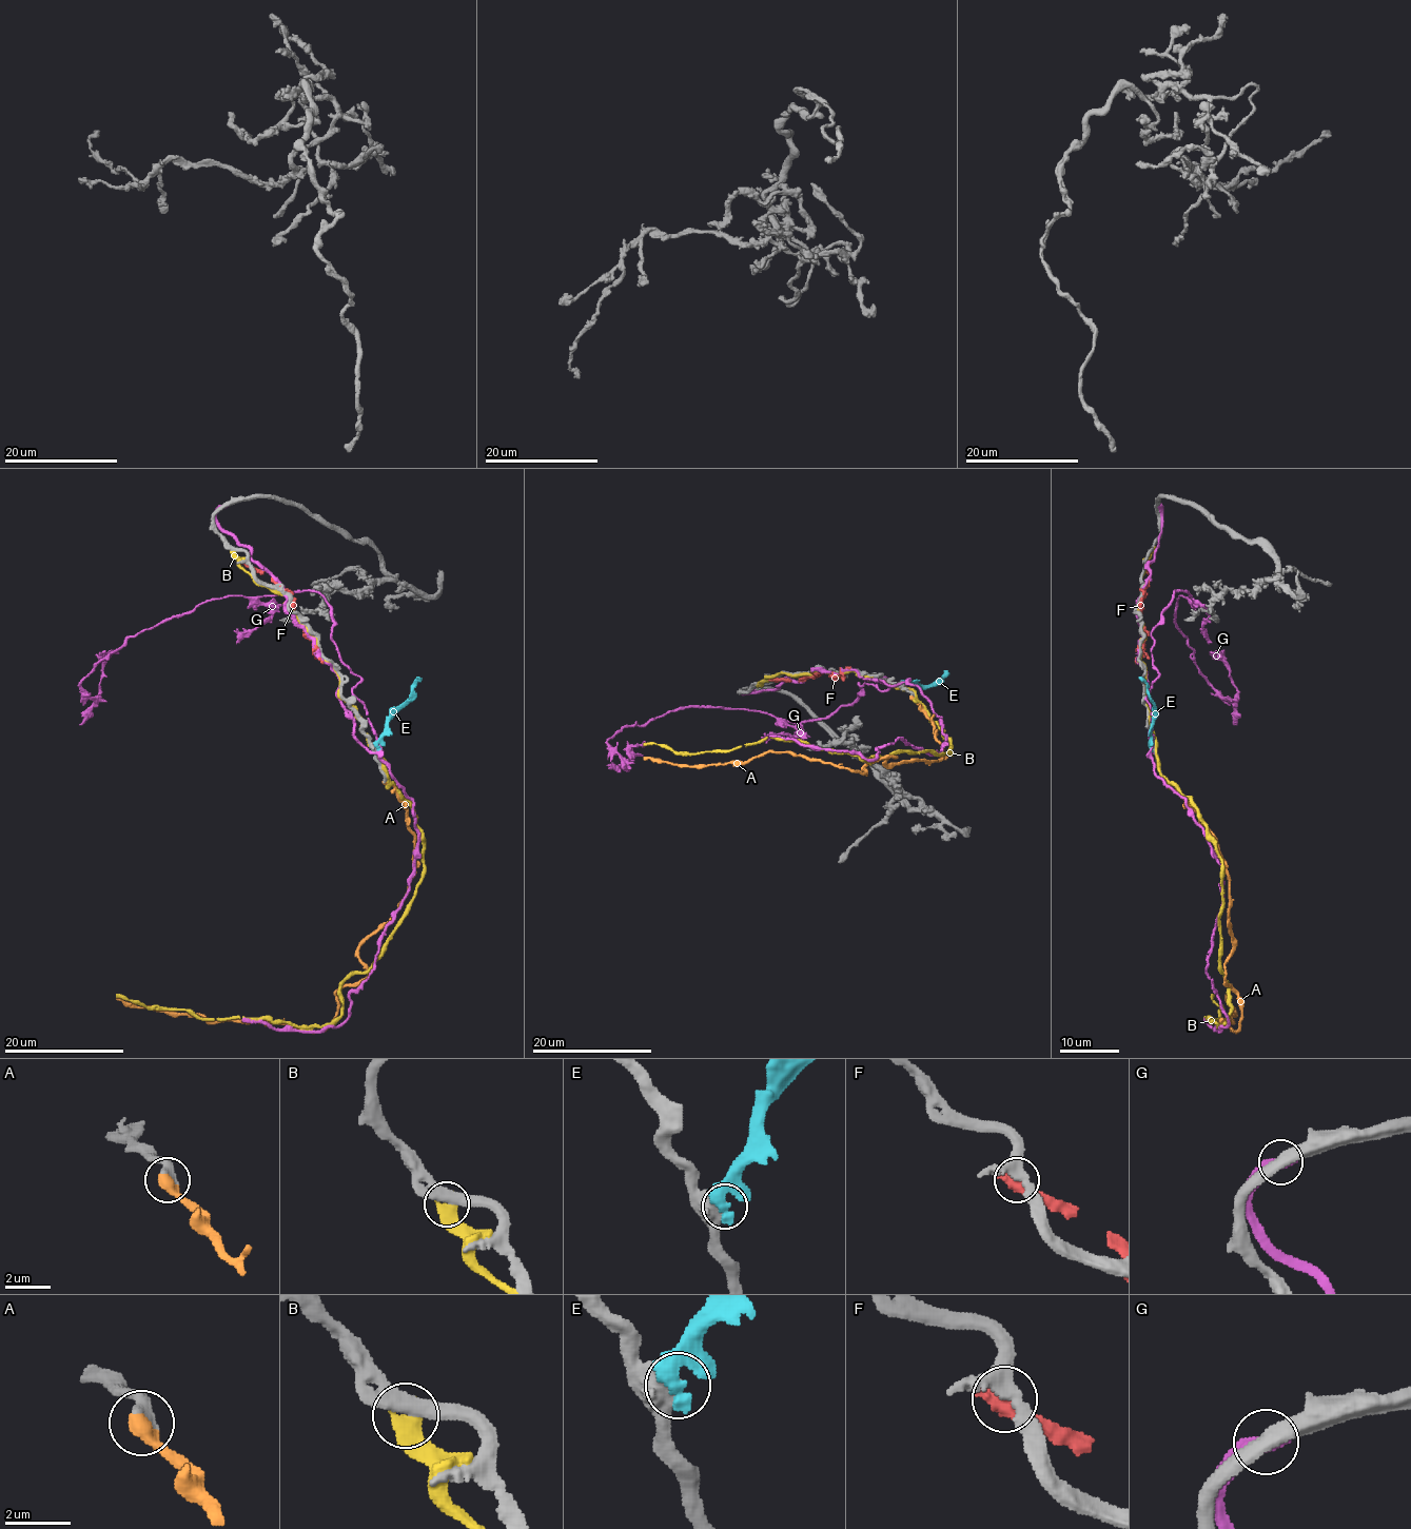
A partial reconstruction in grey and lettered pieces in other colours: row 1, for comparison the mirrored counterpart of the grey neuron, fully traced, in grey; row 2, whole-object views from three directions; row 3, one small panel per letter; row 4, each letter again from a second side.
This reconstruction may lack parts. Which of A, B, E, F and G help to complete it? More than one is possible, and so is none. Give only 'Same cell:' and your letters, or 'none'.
Same cell: A

